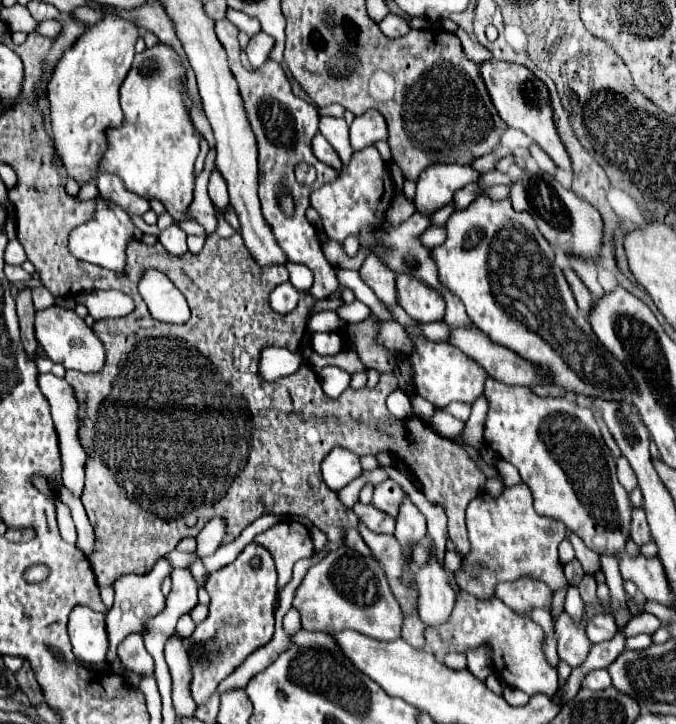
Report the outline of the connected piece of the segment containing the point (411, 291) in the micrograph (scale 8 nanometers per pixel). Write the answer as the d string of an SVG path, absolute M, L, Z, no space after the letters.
M412 275L396 277L396 297L398 305L420 323L432 323L444 319L444 299Z

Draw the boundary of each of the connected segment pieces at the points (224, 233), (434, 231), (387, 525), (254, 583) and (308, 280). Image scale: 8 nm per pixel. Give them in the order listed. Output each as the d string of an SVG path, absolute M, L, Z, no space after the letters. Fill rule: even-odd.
M216 209L215 211L216 211L216 218L218 219L216 233L222 238L231 237L235 233L235 230L224 219L223 213L218 212Z
M442 225L442 227L430 227L422 237L420 237L420 241L422 241L422 245L426 245L426 247L430 247L430 249L434 249L434 247L438 247L440 243L444 243L444 239L446 239L446 227Z
M358 501L352 509L354 509L354 513L358 515L358 519L364 519L364 525L366 525L370 531L394 535L394 519L392 519L388 513L376 509L376 507L372 507L372 505L362 505L360 501Z
M250 543L234 563L210 573L204 589L210 595L210 613L184 641L192 667L190 693L196 705L204 705L222 679L226 679L252 651L272 639L276 609L276 567L272 555L264 547ZM254 557L260 559L258 565L252 565ZM194 643L206 649L202 657L194 653Z
M286 263L286 269L290 273L290 283L296 287L296 291L308 293L308 289L312 287L312 279L314 279L312 271L298 263Z

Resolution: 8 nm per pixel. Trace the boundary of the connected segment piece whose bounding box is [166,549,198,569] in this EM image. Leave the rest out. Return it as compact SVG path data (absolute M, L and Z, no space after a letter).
M174 549L172 553L166 555L166 561L170 563L172 569L178 569L178 567L188 567L188 563L192 563L196 557L198 557L196 553L194 555L188 555L188 553L180 553L180 551Z

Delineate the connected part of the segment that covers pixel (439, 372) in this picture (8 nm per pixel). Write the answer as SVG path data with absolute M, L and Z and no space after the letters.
M416 325L404 327L404 331L410 337L412 347L414 347L412 355L408 357L408 363L410 363L412 373L414 373L412 375L412 385L414 385L416 395L430 401L434 407L444 407L452 401L472 405L482 395L484 381L486 381L488 373L472 357L468 357L460 349L456 349L456 347L444 343L444 341L426 339Z

